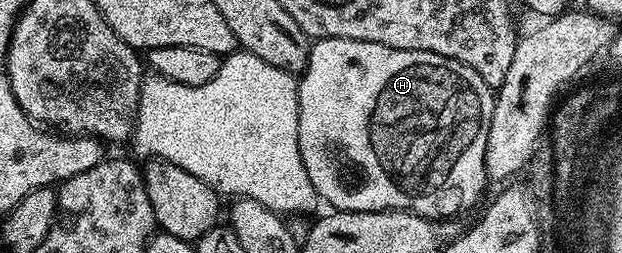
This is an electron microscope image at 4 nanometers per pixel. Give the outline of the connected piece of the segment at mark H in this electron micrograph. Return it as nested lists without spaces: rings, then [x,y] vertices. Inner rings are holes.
[[[323,37],[314,40],[309,47],[309,62],[297,82],[297,110],[299,111],[299,155],[315,187],[318,198],[337,211],[387,211],[401,209],[404,213],[417,213],[421,217],[453,219],[464,209],[469,209],[481,197],[487,186],[485,175],[485,148],[487,131],[491,123],[494,90],[489,88],[471,67],[431,51],[411,51],[387,47],[383,43],[367,43],[359,39],[331,39]]]

